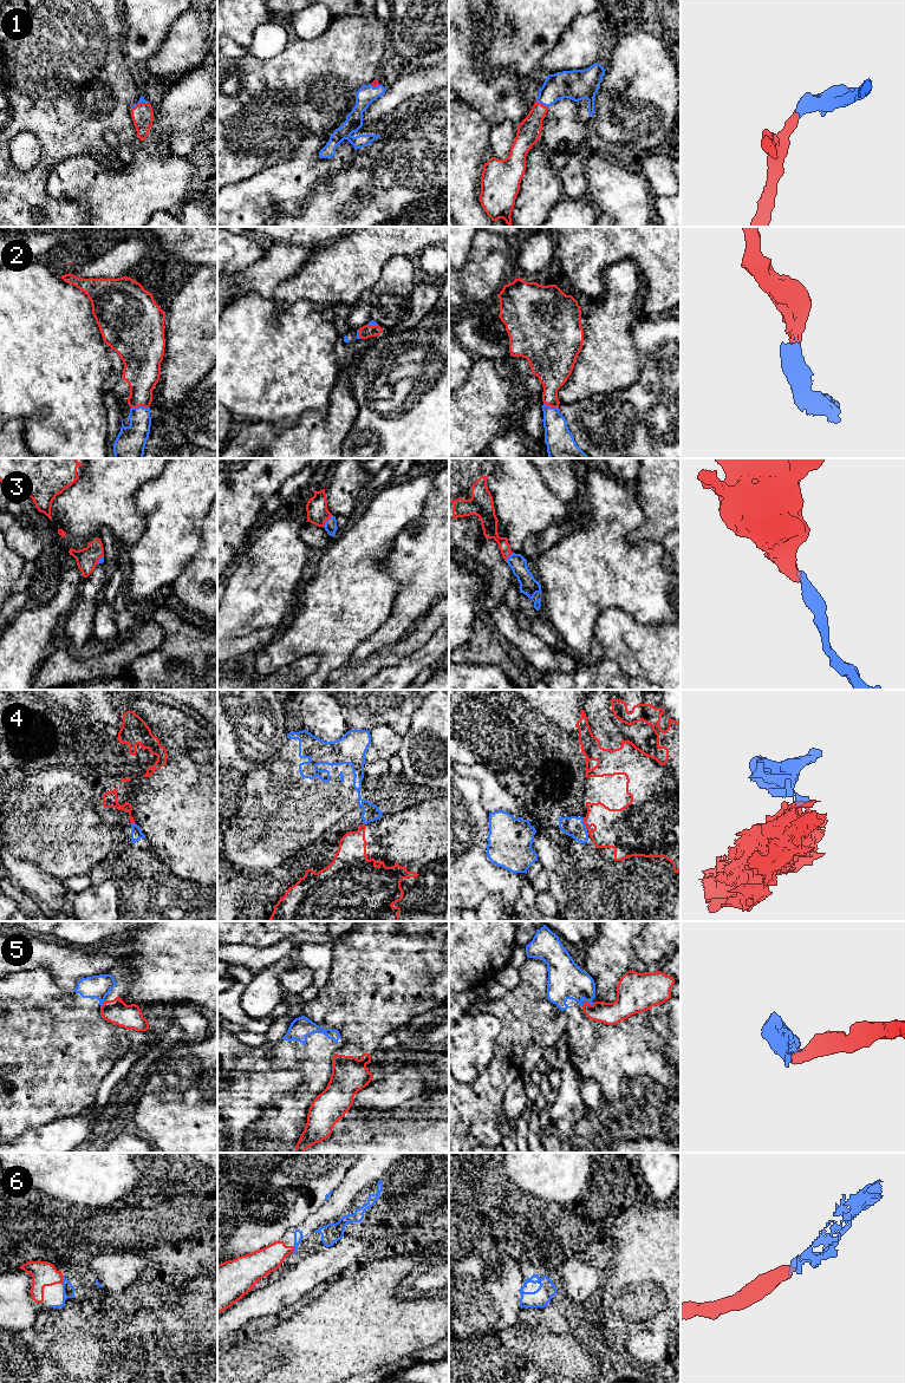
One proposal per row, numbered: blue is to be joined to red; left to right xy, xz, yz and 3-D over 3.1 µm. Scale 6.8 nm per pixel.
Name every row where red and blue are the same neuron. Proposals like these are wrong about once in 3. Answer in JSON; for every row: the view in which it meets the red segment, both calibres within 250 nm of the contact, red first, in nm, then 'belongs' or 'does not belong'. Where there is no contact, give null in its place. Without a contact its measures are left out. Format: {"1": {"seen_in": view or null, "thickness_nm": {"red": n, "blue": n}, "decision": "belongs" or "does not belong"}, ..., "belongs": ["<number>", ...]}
{"1": {"seen_in": "yz", "thickness_nm": {"red": 160, "blue": 190}, "decision": "belongs"}, "2": {"seen_in": "xy", "thickness_nm": {"red": 260, "blue": 200}, "decision": "belongs"}, "3": {"seen_in": "xz", "thickness_nm": {"red": 150, "blue": 80}, "decision": "belongs"}, "4": {"seen_in": "yz", "thickness_nm": {"red": 280, "blue": 140}, "decision": "does not belong"}, "5": {"seen_in": "yz", "thickness_nm": {"red": 160, "blue": 260}, "decision": "does not belong"}, "6": {"seen_in": "xy", "thickness_nm": {"red": 160, "blue": 80}, "decision": "belongs"}, "belongs": ["1", "2", "3", "6"]}

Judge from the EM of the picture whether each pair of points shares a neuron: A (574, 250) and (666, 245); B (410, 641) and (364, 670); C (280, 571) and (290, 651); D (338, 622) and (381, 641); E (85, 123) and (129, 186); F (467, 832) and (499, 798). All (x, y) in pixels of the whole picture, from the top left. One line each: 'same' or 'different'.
A: same
B: same
C: different
D: same
E: different
F: different

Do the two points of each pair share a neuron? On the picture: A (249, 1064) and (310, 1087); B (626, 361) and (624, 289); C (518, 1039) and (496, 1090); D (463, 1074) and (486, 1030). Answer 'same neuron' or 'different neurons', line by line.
A: same neuron
B: same neuron
C: same neuron
D: same neuron

